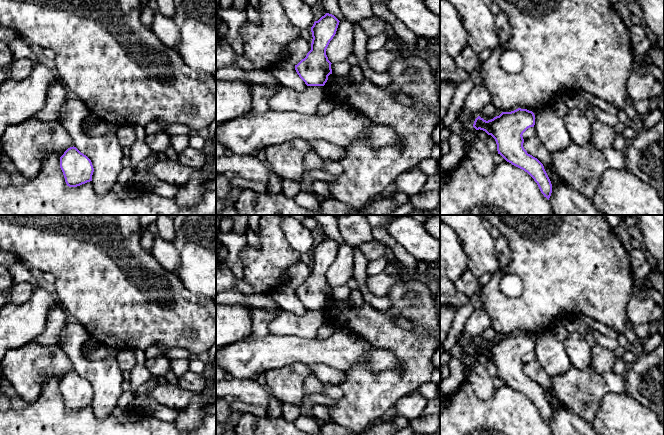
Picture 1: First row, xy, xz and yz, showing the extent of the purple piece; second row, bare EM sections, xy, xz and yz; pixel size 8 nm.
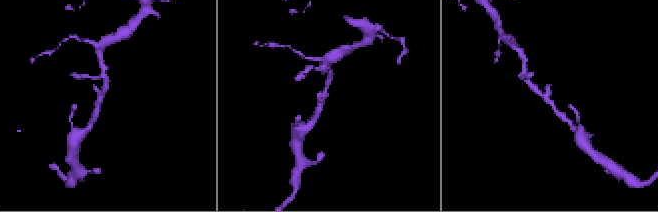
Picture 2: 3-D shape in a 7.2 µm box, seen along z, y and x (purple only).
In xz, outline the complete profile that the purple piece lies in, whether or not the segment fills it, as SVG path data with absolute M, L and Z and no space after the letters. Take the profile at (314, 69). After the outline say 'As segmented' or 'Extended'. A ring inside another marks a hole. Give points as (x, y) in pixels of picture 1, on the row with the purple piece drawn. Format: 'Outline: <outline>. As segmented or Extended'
Outline: M326 13L311 27L311 50L295 65L297 74L307 86L324 86L332 74L332 63L328 60L326 49L336 34L339 22L334 15Z. As segmented

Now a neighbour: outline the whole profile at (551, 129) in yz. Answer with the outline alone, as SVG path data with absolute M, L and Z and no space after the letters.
M548 108L535 115L536 135L550 154L562 151L571 143L564 118L558 116L553 108Z

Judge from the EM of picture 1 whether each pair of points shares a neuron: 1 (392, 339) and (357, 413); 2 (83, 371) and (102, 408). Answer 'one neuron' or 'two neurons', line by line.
1: one neuron
2: one neuron

